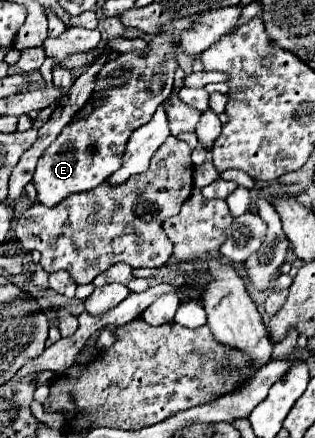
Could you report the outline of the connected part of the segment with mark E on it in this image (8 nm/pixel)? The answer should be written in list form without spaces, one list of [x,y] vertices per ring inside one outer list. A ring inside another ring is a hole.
[[[192,17],[174,19],[160,31],[160,35],[154,37],[154,41],[148,43],[144,53],[122,53],[104,65],[96,77],[94,89],[94,95],[100,95],[100,99],[90,101],[94,109],[84,119],[68,123],[38,161],[32,183],[42,205],[56,207],[56,203],[64,201],[68,195],[90,191],[104,183],[120,167],[128,137],[138,127],[146,125],[152,119],[156,107],[162,105],[172,93],[174,73],[178,69],[176,47],[180,33],[188,31],[192,23]],[[92,145],[94,151],[88,151]]]

